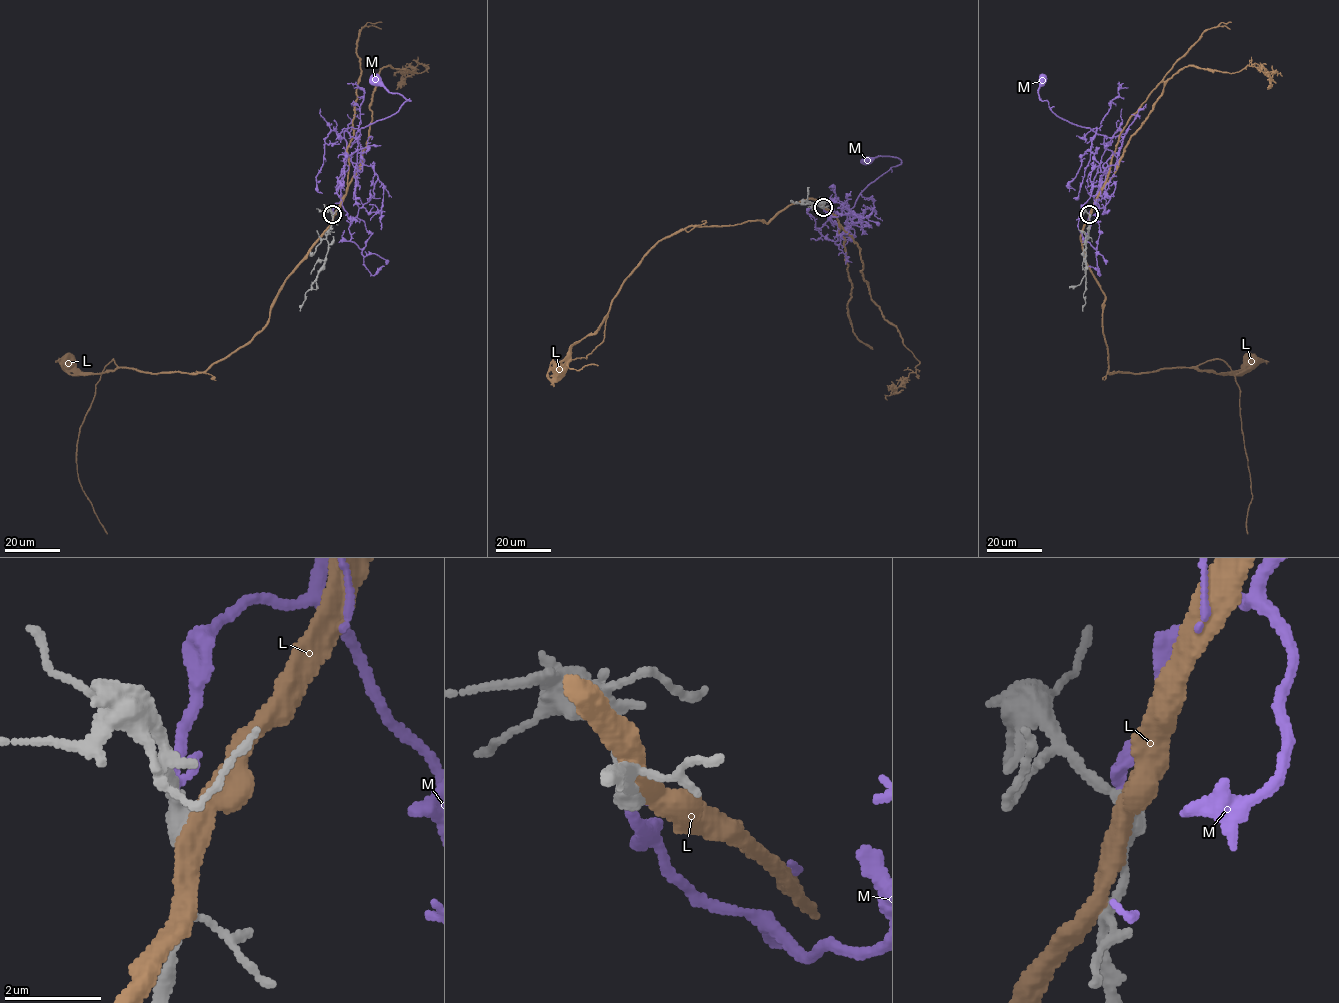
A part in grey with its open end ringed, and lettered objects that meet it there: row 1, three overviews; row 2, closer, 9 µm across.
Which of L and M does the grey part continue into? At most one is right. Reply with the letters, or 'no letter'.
M

